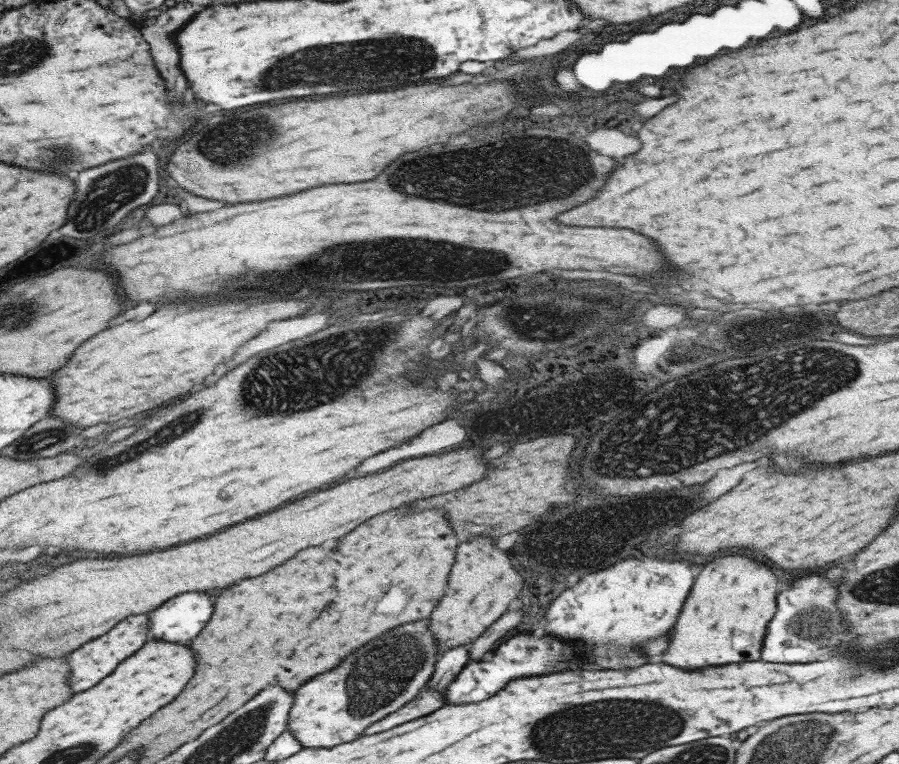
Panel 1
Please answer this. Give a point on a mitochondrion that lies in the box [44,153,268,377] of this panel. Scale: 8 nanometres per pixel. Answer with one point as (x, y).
(103, 199)

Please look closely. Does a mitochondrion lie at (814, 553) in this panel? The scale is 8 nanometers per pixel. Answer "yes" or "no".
no

